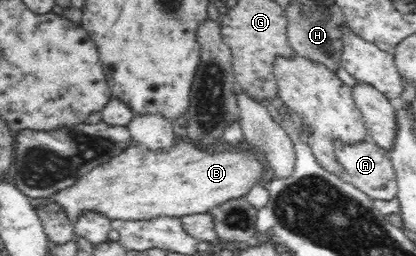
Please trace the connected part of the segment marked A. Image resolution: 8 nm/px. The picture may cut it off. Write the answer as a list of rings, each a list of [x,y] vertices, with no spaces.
[[[334,140],[334,155],[345,172],[345,180],[360,188],[373,200],[392,200],[397,196],[397,178],[389,151],[366,141],[343,144]]]

